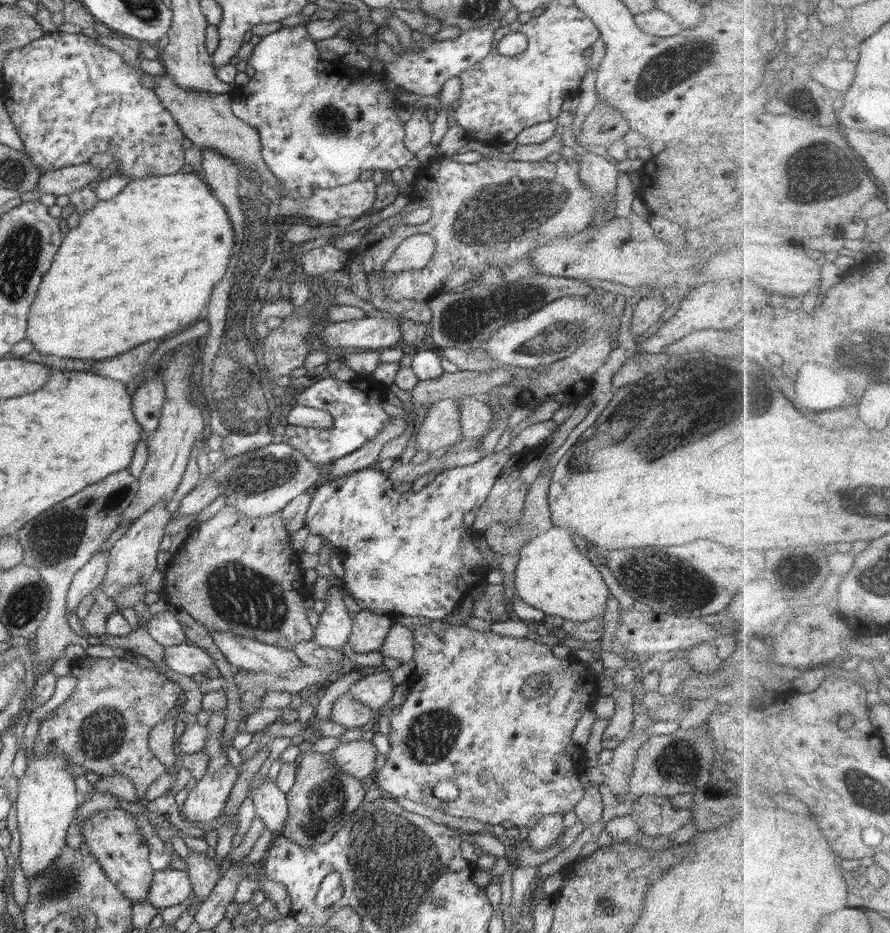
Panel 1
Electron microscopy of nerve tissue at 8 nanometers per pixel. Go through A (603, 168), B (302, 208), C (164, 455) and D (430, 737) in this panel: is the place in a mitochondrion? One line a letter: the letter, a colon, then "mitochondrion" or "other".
A: other
B: other
C: other
D: mitochondrion

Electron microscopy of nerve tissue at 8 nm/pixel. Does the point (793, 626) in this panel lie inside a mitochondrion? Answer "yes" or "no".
no

